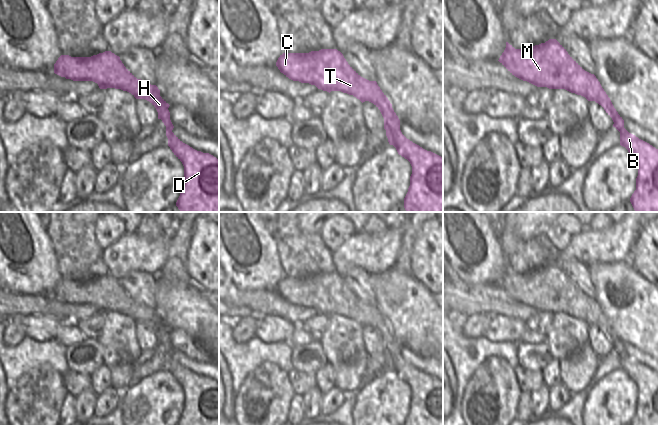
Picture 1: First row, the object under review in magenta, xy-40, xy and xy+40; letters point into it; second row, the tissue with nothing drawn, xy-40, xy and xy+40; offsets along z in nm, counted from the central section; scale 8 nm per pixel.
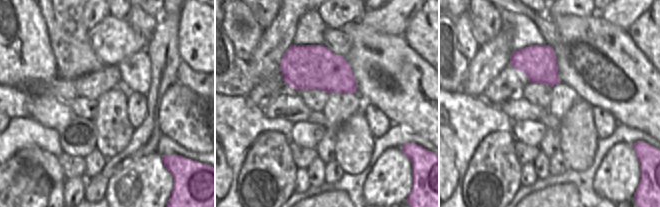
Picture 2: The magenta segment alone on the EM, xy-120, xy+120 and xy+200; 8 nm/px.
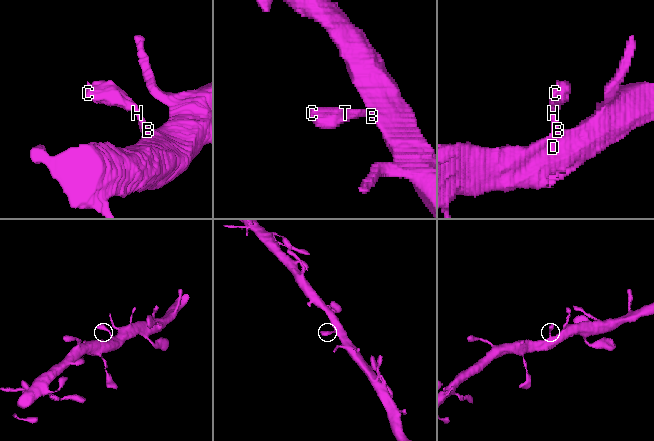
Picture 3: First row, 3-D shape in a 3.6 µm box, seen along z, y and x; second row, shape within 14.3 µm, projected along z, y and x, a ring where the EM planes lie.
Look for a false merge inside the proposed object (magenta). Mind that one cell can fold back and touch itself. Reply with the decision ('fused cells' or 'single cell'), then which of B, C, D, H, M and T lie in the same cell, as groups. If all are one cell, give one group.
single cell | B C D H M T

